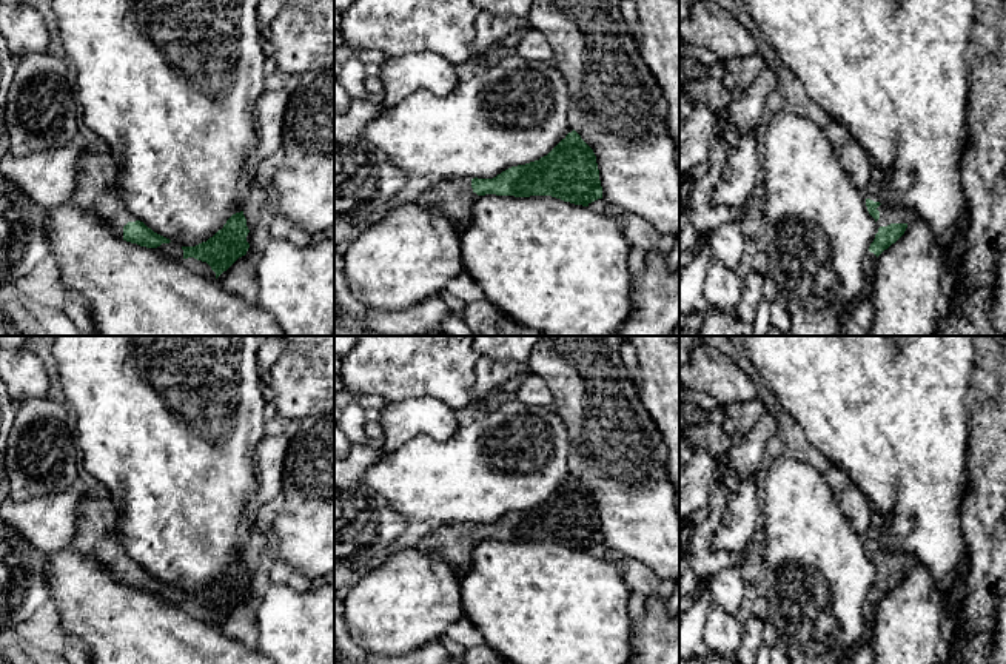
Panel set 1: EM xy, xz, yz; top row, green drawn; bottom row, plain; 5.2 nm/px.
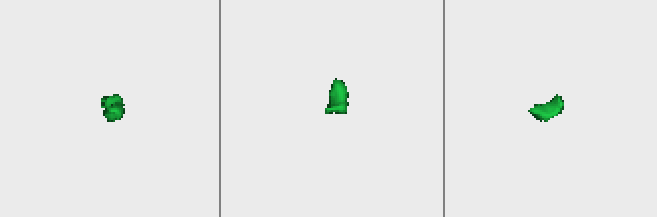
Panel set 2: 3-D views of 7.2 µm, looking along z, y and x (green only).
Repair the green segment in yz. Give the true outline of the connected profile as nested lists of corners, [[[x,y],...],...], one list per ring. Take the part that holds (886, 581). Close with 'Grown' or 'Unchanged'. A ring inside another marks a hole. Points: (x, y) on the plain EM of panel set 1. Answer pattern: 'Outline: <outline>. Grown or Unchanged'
Outline: [[[877,515],[875,524],[863,539],[867,556],[877,567],[877,579],[869,592],[869,596],[877,602],[904,579],[907,567],[912,562],[909,556],[884,548],[881,544],[881,533],[883,516]]]. Grown

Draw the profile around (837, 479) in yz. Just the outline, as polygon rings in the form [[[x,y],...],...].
[[[835,465],[829,468],[824,479],[835,496],[840,496],[850,485],[847,475]]]

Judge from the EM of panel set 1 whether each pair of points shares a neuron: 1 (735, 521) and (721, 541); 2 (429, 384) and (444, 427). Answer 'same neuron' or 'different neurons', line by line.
1: same neuron
2: different neurons

